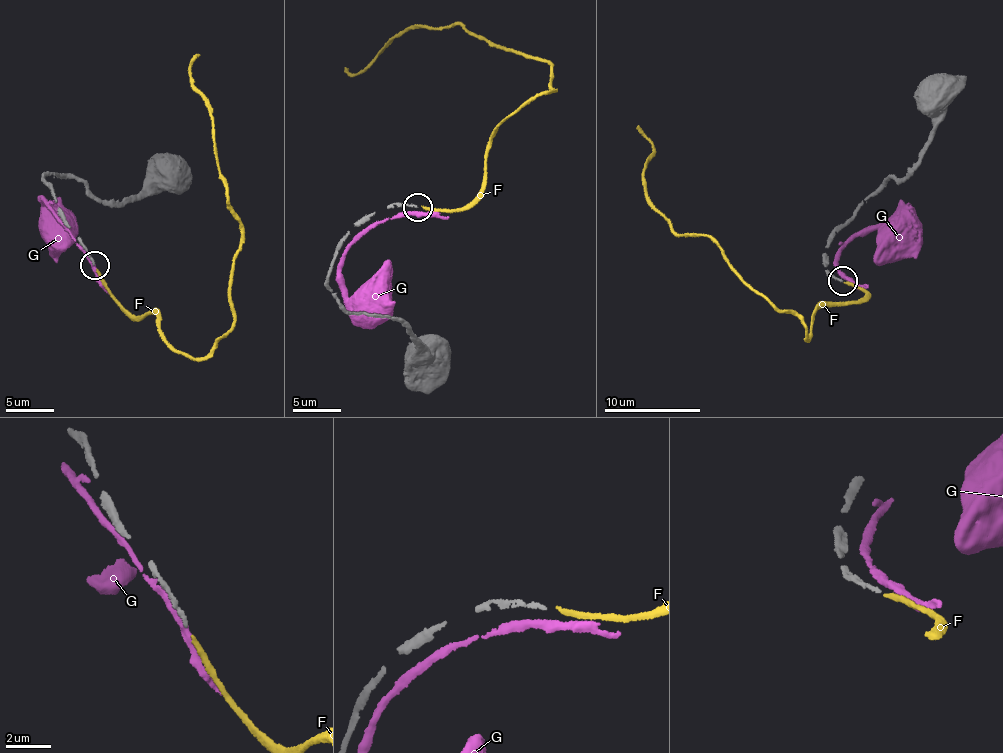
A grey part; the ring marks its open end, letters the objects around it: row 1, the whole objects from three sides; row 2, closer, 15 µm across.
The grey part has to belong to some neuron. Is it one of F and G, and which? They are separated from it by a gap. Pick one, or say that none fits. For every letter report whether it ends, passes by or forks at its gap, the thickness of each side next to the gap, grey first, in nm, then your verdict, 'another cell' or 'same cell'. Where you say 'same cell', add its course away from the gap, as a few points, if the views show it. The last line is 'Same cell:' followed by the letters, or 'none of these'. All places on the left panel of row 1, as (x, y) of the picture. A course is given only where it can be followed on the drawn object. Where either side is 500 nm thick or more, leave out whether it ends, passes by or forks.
F: it ends | 160/220 nm | same cell | via (96, 269), (118, 306), (151, 310), (167, 345), (193, 357), (231, 328), (242, 239), (195, 54)
G: it passes by | 160/340 nm | another cell
Same cell: F

